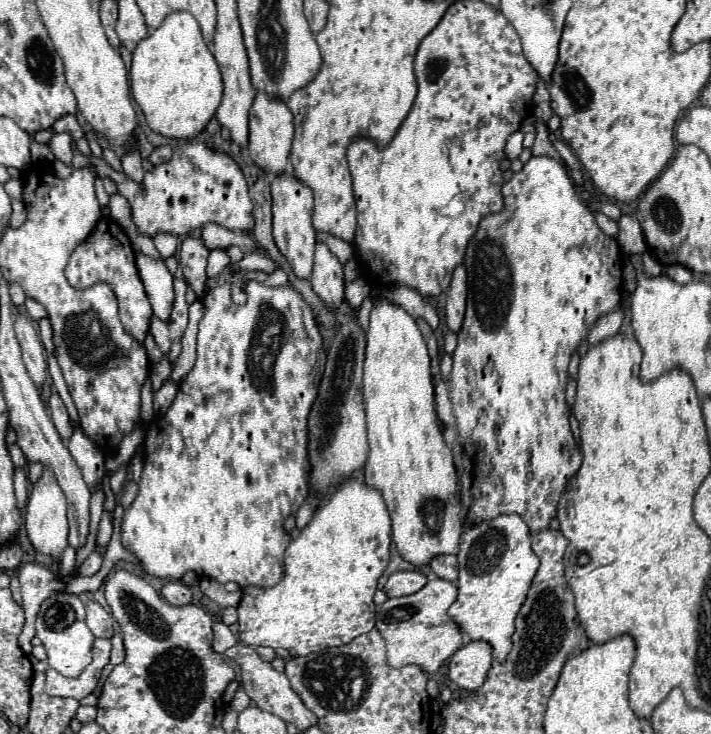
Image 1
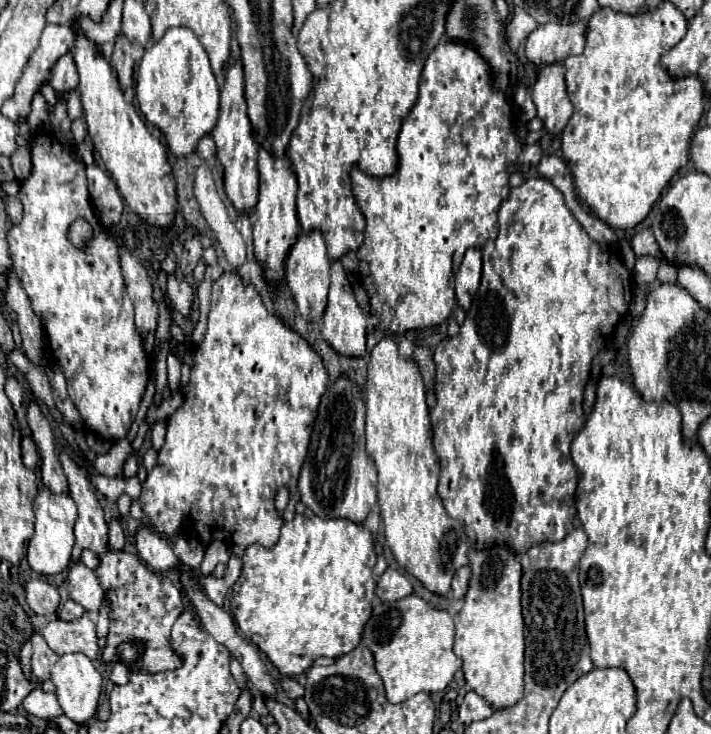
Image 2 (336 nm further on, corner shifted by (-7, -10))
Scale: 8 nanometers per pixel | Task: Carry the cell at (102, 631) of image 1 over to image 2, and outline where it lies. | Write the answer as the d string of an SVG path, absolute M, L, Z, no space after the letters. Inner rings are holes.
M82 562L72 564L68 572L68 594L90 614L98 612L104 602L104 590L100 588L94 570L86 568Z

